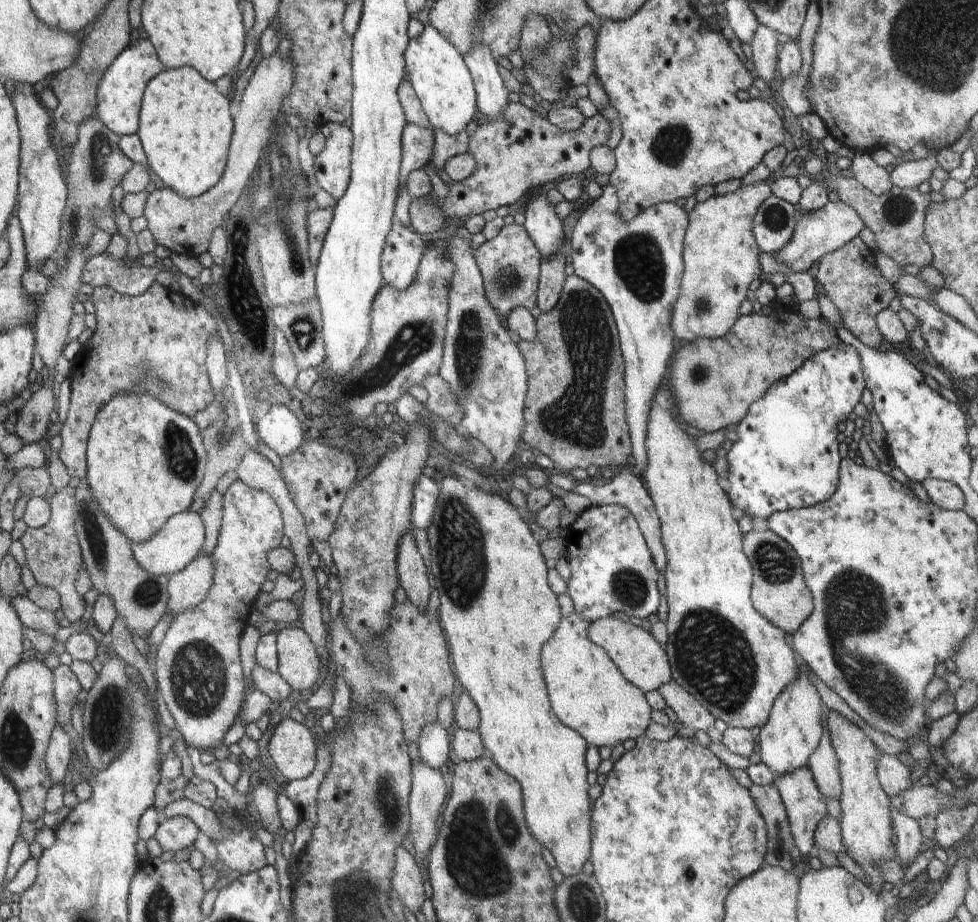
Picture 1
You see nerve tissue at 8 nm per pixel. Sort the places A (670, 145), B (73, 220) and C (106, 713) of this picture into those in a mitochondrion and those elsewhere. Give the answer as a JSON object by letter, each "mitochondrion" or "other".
{"A":"mitochondrion","B":"mitochondrion","C":"mitochondrion"}

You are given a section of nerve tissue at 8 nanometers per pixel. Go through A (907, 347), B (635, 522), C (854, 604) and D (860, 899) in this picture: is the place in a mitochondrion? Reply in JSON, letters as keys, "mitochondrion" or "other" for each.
{"A":"other","B":"other","C":"mitochondrion","D":"other"}

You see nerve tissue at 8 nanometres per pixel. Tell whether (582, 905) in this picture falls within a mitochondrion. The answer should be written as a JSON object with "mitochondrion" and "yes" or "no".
{"mitochondrion":"yes"}

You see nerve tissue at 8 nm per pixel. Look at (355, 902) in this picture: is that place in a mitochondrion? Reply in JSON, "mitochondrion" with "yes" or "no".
{"mitochondrion":"yes"}

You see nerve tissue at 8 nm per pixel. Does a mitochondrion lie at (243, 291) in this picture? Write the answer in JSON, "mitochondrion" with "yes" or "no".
{"mitochondrion":"yes"}

